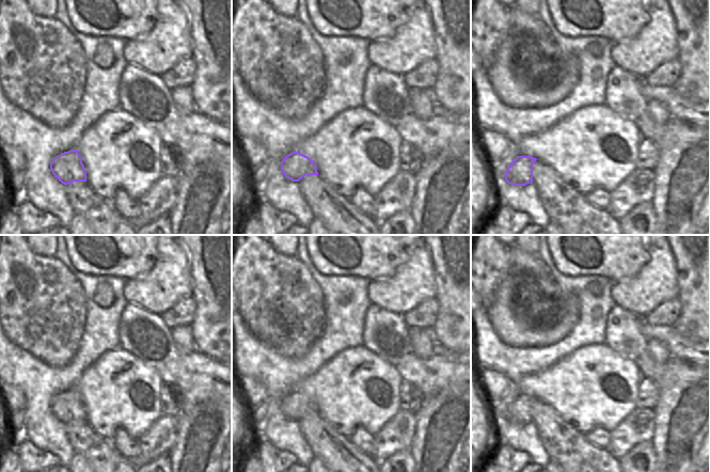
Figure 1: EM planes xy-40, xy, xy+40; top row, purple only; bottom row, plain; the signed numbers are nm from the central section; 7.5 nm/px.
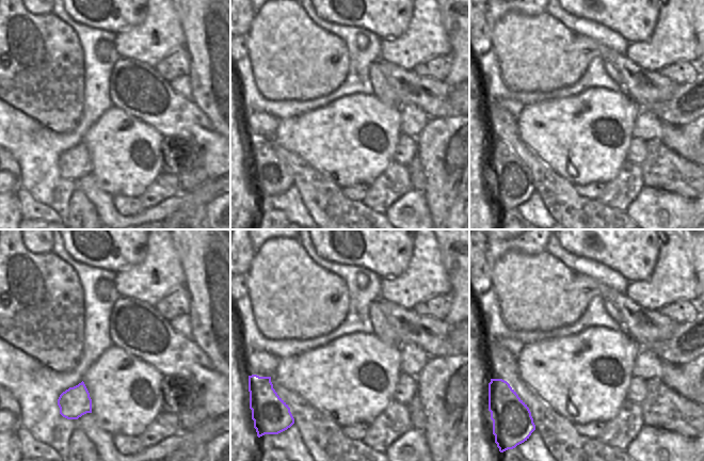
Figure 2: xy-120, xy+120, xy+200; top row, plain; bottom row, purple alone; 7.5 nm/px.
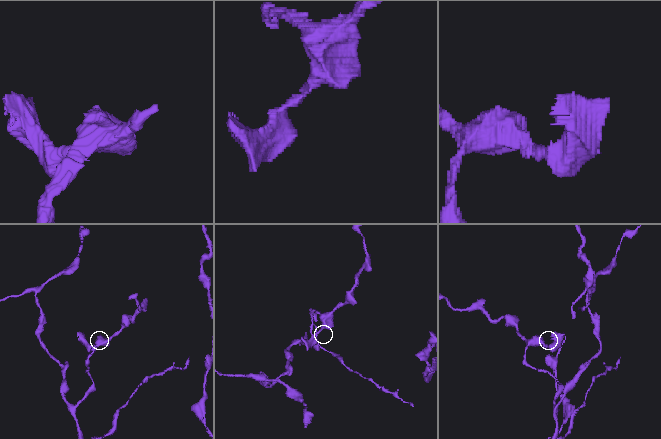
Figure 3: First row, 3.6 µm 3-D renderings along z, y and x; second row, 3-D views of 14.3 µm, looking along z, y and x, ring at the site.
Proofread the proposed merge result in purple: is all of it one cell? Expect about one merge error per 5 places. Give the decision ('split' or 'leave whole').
leave whole

